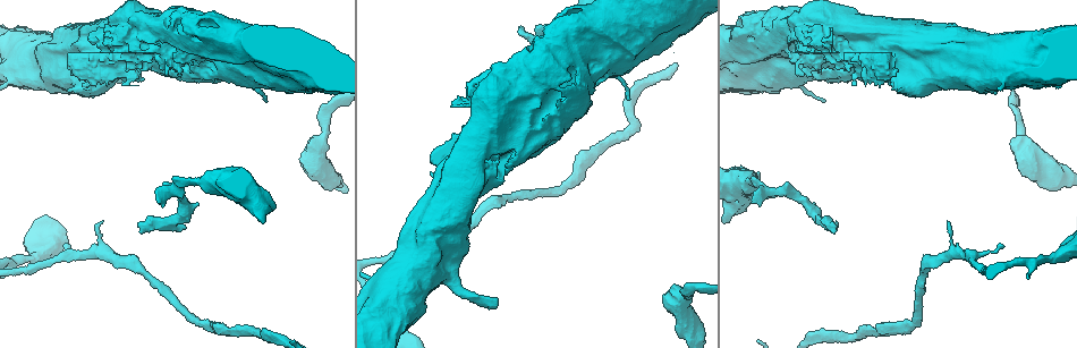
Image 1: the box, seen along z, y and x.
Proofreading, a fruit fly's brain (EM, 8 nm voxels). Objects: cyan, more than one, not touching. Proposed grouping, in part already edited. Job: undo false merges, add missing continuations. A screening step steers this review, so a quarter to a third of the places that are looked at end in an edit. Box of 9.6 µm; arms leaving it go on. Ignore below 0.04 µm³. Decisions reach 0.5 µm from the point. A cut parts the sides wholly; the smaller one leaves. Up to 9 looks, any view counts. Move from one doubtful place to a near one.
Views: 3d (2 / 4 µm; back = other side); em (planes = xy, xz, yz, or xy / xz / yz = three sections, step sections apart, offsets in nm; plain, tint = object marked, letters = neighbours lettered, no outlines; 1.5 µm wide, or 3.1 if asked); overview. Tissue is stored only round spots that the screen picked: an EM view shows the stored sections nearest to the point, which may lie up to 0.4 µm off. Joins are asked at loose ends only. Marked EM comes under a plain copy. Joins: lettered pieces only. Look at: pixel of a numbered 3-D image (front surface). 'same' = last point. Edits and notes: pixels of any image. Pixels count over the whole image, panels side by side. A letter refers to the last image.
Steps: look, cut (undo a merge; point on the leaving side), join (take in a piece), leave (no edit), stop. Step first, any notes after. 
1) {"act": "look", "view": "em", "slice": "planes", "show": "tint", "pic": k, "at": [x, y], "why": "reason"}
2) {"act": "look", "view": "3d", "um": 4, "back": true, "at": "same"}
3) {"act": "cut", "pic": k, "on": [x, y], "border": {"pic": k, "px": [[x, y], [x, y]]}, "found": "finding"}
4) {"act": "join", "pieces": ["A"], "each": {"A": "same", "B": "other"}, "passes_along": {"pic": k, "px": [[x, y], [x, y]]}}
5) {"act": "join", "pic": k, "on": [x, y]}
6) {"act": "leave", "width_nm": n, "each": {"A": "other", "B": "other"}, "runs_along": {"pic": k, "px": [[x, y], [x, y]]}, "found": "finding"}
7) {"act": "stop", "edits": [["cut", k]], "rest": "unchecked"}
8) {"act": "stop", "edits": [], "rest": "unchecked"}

{"act": "look", "view": "3d", "um": 2, "pic": 1, "at": [184, 229], "why": "branch stops here"}

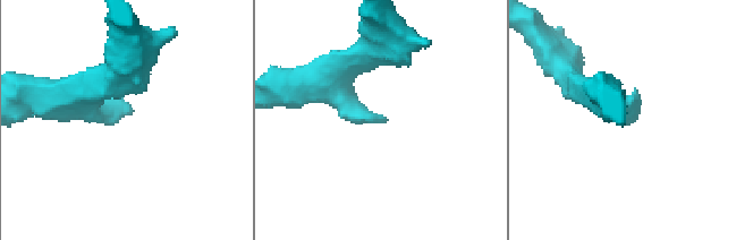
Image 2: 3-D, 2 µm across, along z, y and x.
{"act": "look", "view": "em", "slice": "planes", "show": "letters", "pic": 2, "at": [638, 112], "why": "need the tissue"}

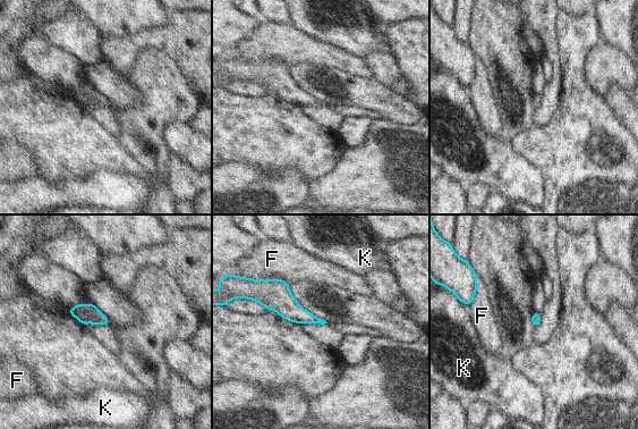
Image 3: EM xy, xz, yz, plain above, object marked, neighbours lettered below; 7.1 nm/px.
{"act": "leave", "each": {"F": "other", "K": "other"}, "border": {"pic": 3, "px": [[256, 278], [282, 278], [288, 284]]}, "found": "no lettered piece goes on from it"}

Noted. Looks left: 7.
{"act": "look", "view": "3d", "um": 2, "pic": 1, "at": [332, 180], "why": "calibre changes"}

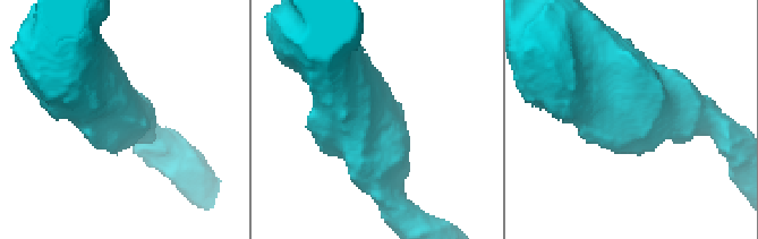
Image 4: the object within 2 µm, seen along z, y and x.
{"act": "look", "view": "em", "slice": "planes", "show": "letters", "pic": 4, "at": [660, 112], "why": "need the tissue"}

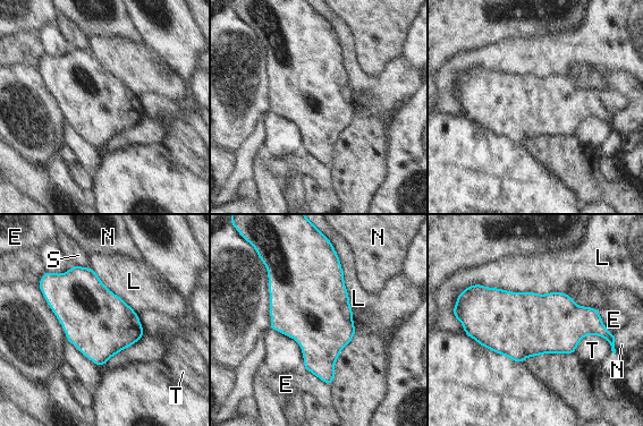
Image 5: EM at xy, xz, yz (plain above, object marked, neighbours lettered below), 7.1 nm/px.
{"act": "leave", "each": {"E": "other", "L": "other", "N": "other", "S": "other", "T": "other"}, "found": "continuous, no second neuron"}

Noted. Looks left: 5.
{"act": "look", "view": "em", "slice": "planes", "show": "letters", "pic": 1, "at": [495, 306], "why": "an open end"}

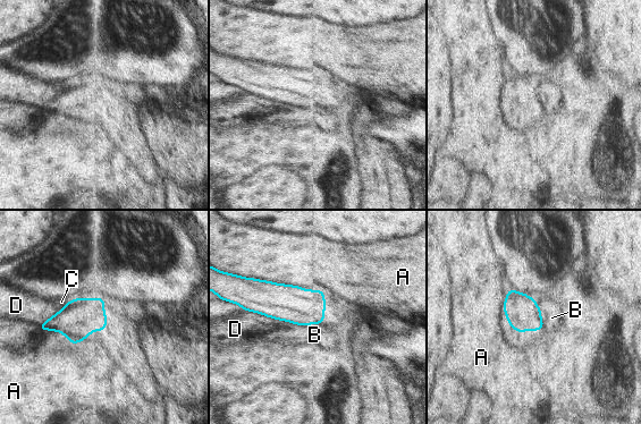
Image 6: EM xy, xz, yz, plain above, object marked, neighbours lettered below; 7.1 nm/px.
{"act": "leave", "each": {"A": "other", "B": "other", "C": "other", "D": "other"}, "border": {"pic": 6, "px": [[322, 322], [303, 325]]}, "found": "none of them fits"}

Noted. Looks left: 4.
{"act": "look", "view": "3d", "um": 4, "pic": 1, "at": [825, 100], "why": "tapers out"}

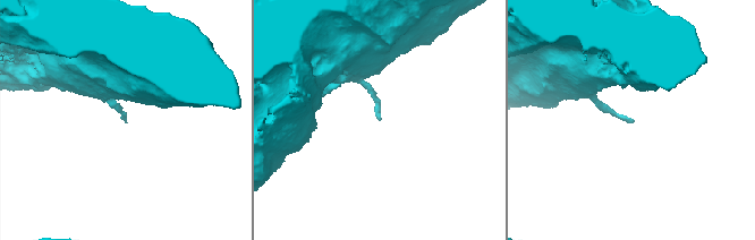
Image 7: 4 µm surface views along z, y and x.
{"act": "look", "view": "em", "slice": "yz", "step": 4, "show": "letters", "pic": 7, "at": [633, 120], "why": "need the tissue"}

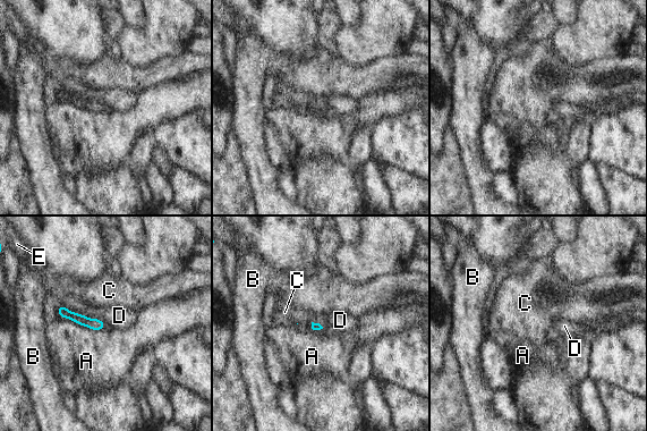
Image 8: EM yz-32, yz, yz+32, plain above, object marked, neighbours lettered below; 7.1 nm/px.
{"act": "look", "view": "em", "slice": "planes", "show": "letters", "at": "same", "why": "another direction"}

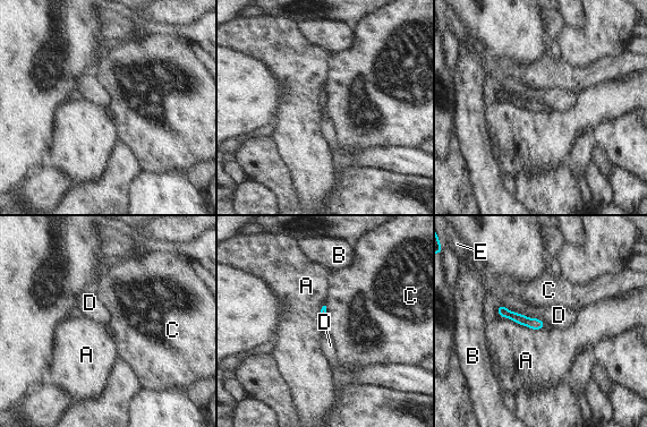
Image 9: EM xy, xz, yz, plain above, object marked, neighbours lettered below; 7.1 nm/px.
{"act": "leave", "each": {"A": "other", "B": "other", "C": "other", "D": "other", "E": "other"}, "runs_along": {"pic": 9, "px": [[500, 309], [524, 321], [541, 325]]}, "found": "no lettered piece goes on from it"}

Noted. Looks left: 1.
{"act": "stop", "edits": [], "rest": "unchecked"}

